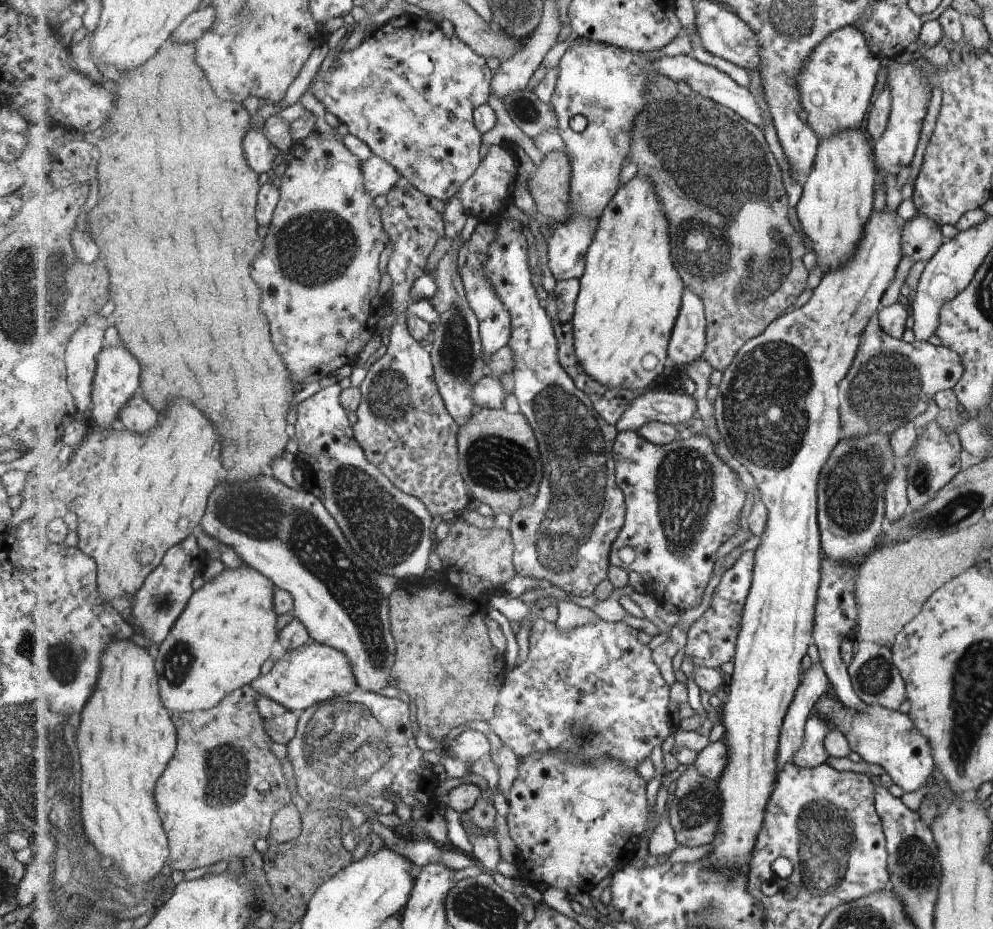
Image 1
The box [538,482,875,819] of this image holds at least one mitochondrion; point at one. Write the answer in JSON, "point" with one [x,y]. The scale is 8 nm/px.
{"point":[580,728]}

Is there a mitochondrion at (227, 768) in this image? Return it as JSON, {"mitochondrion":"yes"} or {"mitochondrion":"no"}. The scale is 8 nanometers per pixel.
{"mitochondrion":"yes"}

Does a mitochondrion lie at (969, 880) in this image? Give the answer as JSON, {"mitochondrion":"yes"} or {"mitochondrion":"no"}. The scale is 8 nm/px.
{"mitochondrion":"no"}

